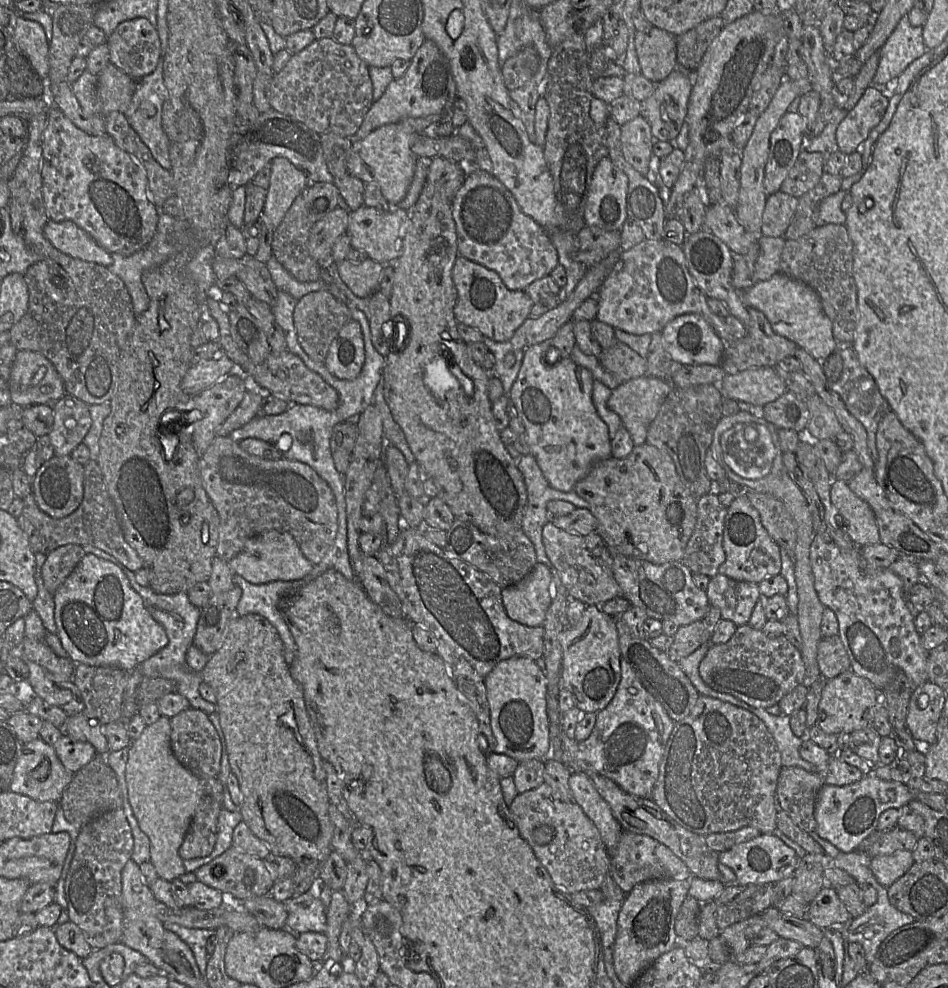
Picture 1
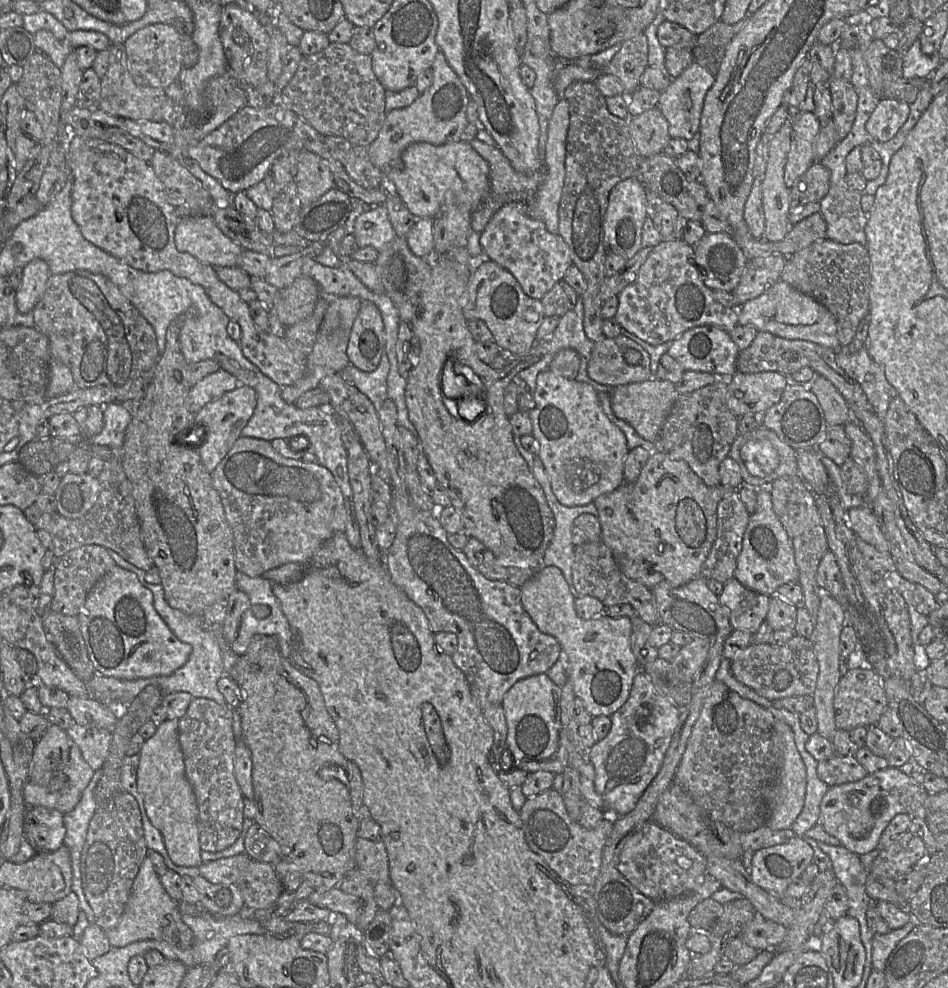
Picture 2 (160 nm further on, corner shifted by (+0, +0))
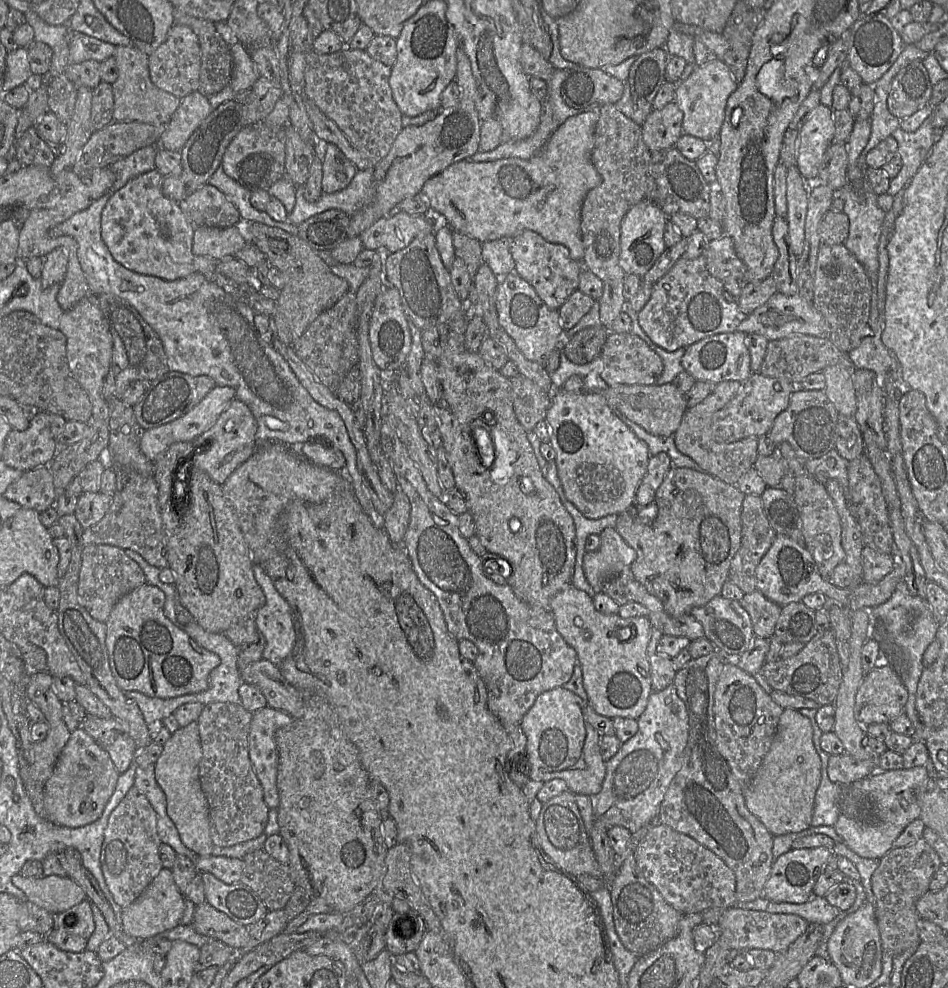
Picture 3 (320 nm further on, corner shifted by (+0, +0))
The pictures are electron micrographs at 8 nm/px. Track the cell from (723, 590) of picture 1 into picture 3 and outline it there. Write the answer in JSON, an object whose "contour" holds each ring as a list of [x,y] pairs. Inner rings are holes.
{"contour":[[[757,590],[746,593],[739,603],[750,615],[755,636],[767,640],[772,638],[782,606]]]}

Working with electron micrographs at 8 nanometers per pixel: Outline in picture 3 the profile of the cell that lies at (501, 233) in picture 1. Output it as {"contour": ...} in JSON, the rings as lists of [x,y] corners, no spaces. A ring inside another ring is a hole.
{"contour":[[[524,230],[510,239],[509,250],[515,262],[514,272],[535,289],[538,296],[550,309],[558,311],[569,296],[578,290],[581,264],[571,257],[566,246],[549,242],[537,232]]]}

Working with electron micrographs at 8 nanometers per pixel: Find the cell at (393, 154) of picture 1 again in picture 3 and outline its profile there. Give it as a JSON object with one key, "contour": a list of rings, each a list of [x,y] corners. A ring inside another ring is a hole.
{"contour":[[[592,109],[590,111],[586,110],[577,115],[569,117],[561,125],[558,126],[556,131],[553,133],[553,135],[550,137],[550,139],[541,149],[541,151],[530,159],[525,160],[520,158],[506,158],[490,162],[473,162],[469,159],[464,159],[450,165],[442,172],[434,175],[429,180],[427,180],[422,187],[421,193],[426,195],[430,202],[429,211],[435,211],[444,216],[448,224],[447,226],[450,227],[452,230],[458,231],[472,238],[475,238],[479,240],[481,243],[486,241],[498,240],[501,238],[511,239],[512,237],[524,230],[531,230],[537,232],[549,242],[562,244],[566,246],[570,252],[571,257],[582,265],[584,257],[584,247],[582,243],[580,230],[581,208],[587,193],[593,188],[599,186],[602,182],[601,175],[598,173],[591,161],[591,152],[594,146],[594,132],[598,119],[598,109]]]}

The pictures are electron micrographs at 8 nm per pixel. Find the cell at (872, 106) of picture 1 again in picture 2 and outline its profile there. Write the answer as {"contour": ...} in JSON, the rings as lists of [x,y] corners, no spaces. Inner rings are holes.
{"contour":[[[894,99],[878,100],[865,128],[873,140],[886,142],[892,139],[906,122],[910,104]]]}

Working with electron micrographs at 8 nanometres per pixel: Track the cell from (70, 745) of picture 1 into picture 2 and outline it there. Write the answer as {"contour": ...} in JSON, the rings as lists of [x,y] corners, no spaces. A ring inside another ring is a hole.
{"contour":[[[75,724],[67,730],[67,733],[80,748],[83,759],[88,765],[94,771],[101,770],[109,753],[112,732]]]}

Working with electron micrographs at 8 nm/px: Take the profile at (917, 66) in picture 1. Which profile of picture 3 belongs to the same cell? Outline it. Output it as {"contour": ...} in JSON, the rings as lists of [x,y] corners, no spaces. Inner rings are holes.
{"contour":[[[932,114],[918,130],[908,132],[898,129],[891,136],[898,143],[898,156],[902,162],[900,173],[890,183],[889,193],[895,199],[901,196],[932,149]]]}

